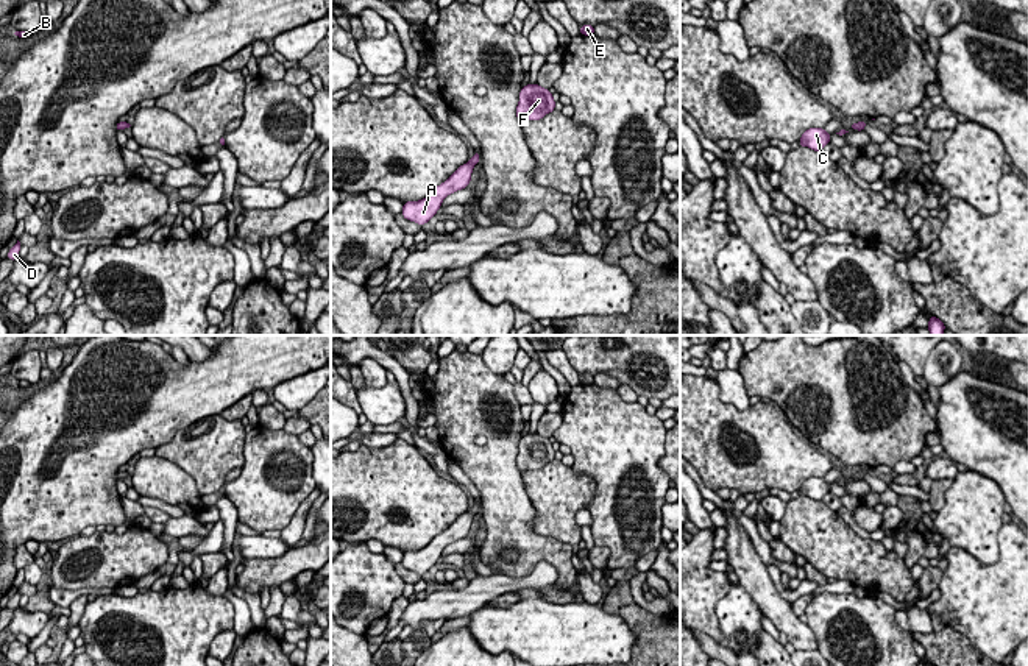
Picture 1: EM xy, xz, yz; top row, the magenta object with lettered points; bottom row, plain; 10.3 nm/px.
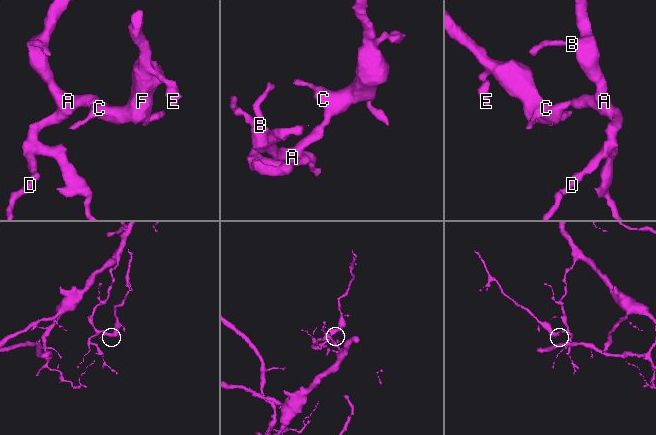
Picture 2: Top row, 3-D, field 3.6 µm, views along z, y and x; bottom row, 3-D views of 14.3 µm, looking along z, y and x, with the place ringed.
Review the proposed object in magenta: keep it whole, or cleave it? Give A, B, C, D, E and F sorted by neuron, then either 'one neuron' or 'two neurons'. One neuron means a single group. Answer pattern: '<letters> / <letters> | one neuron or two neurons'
A B C D E F | one neuron

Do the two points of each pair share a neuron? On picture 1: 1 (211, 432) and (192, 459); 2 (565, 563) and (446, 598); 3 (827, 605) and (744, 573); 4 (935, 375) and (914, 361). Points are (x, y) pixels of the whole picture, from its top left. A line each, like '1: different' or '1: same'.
1: same
2: different
3: different
4: different

